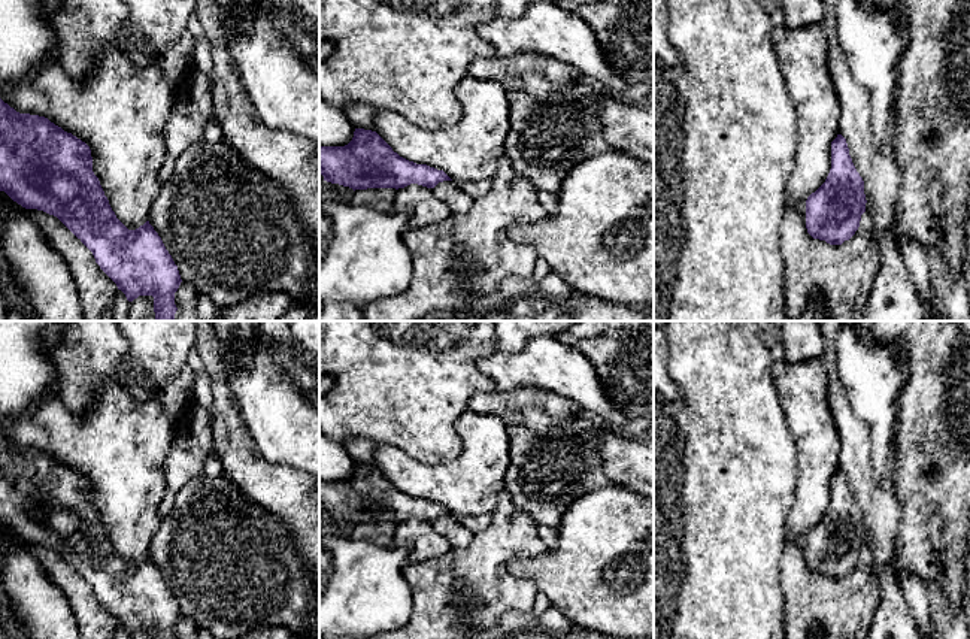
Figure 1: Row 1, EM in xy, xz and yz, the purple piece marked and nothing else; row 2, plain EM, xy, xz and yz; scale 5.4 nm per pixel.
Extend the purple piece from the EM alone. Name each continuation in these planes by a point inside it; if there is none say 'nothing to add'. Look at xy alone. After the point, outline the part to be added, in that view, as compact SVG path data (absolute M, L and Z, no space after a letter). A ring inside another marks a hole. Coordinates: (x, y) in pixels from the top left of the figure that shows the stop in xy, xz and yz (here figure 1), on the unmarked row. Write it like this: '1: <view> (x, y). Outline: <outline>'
nothing to add

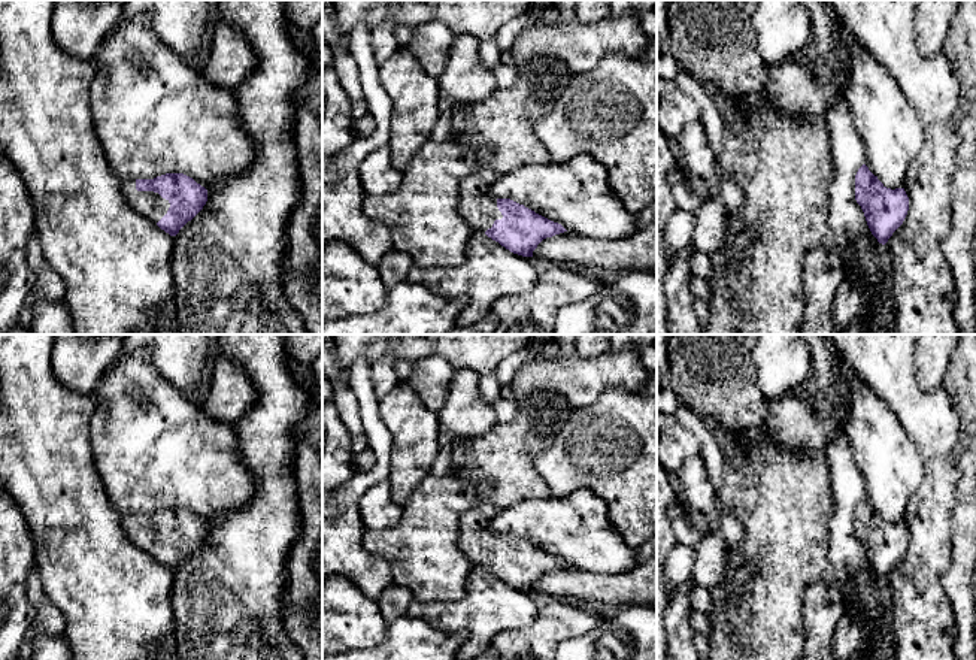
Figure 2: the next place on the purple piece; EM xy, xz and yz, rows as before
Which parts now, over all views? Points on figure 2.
1: xy (148, 538). Outline: M127 514L122 517L121 527L127 538L140 550L158 557L169 545L169 535L163 533L154 526L137 526L136 514Z

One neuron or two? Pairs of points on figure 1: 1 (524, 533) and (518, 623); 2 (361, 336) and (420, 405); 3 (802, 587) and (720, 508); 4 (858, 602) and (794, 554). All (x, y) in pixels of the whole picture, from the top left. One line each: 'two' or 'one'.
1: two
2: one
3: two
4: one

